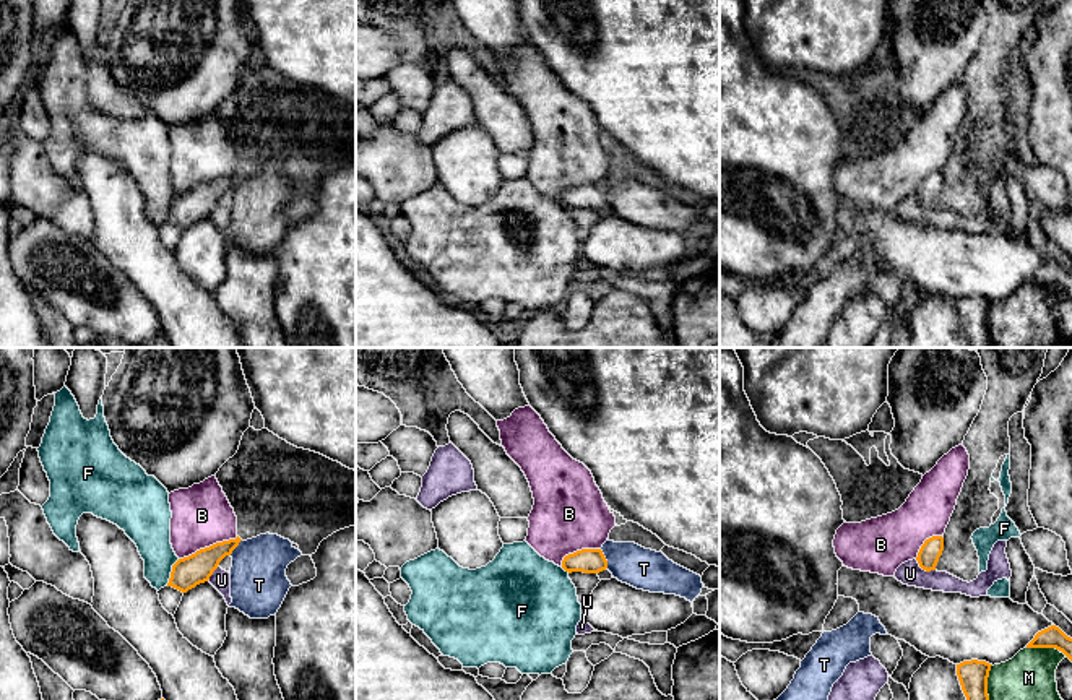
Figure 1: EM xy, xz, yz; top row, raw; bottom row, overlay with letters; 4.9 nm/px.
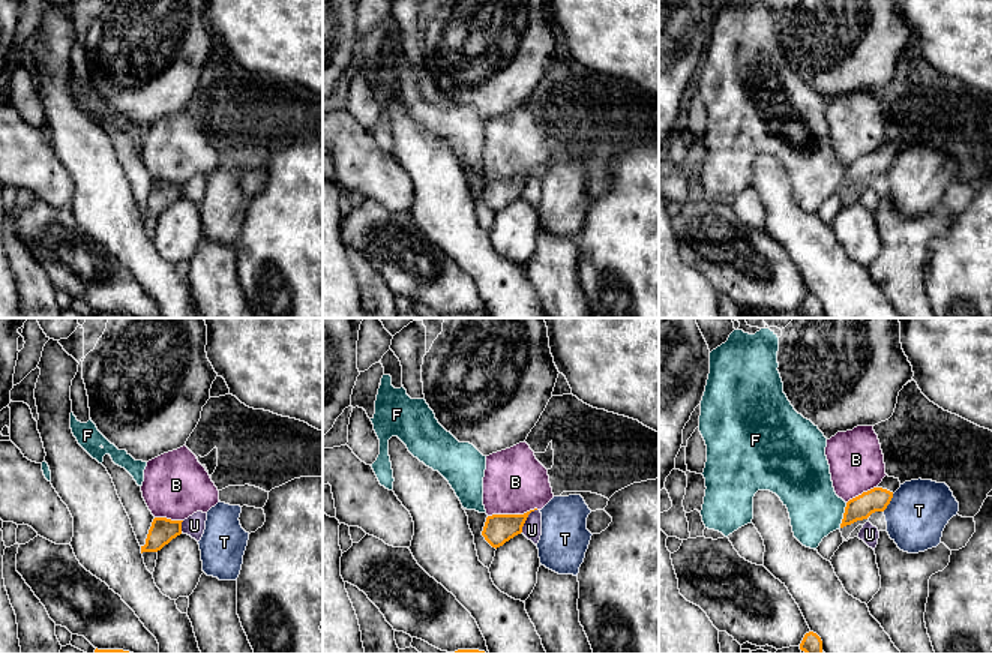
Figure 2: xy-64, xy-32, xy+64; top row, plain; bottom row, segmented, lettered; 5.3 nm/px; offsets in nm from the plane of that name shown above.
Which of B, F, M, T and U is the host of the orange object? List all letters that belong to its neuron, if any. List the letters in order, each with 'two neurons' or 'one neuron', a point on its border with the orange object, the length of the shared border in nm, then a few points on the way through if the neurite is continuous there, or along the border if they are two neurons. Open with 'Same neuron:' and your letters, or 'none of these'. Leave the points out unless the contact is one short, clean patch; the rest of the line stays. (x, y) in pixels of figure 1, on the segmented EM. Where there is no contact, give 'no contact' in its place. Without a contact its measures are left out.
Same neuron: none of these
B: two neurons; contact xy (210, 546); length 320 nm; border xy (237, 536), (228, 541), (216, 541), (179, 559)
F: two neurons; contact xy (171, 572); length 150 nm
M: two neurons; contact yz (986, 682); length 180 nm
T: two neurons; contact xz (605, 559); length 100 nm; border xz (600, 549), (608, 567)
U: two neurons; contact yz (925, 569); length 120 nm

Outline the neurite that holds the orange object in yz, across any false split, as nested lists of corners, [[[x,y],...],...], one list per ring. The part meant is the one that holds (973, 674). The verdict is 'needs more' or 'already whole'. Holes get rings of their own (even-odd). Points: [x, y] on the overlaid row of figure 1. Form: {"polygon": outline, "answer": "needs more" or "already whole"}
{"polygon": [[[978,659],[957,664],[957,676],[966,700],[989,700],[988,677],[991,666]]], "answer": "already whole"}

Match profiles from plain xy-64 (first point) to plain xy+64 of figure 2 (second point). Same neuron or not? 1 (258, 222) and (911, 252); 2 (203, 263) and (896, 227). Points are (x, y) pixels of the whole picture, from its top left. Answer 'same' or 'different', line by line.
1: different
2: same

